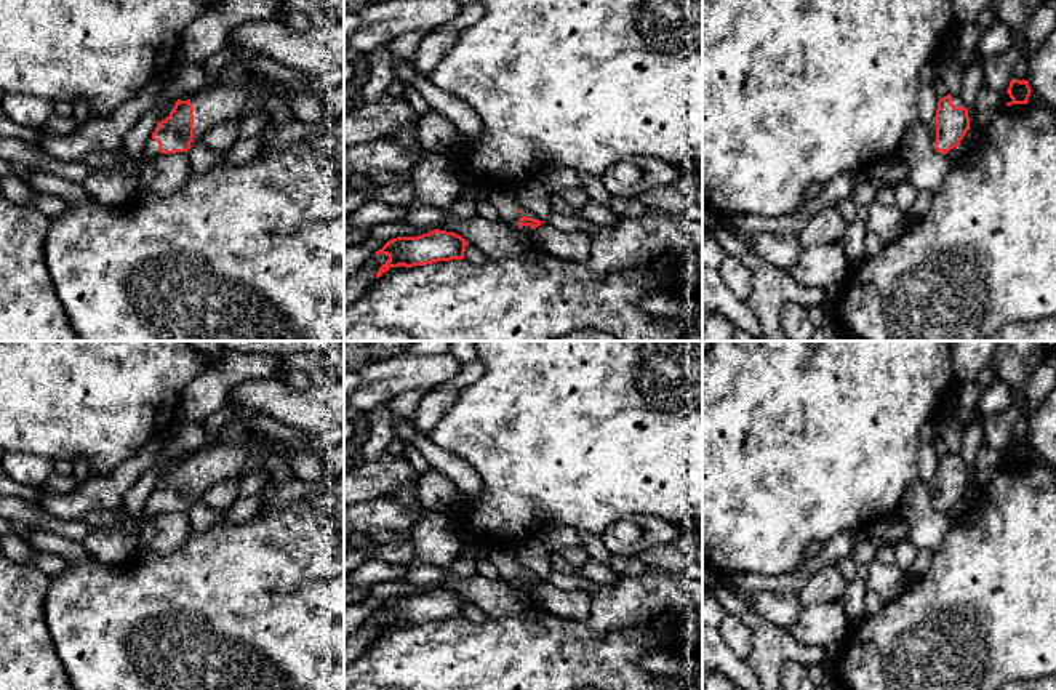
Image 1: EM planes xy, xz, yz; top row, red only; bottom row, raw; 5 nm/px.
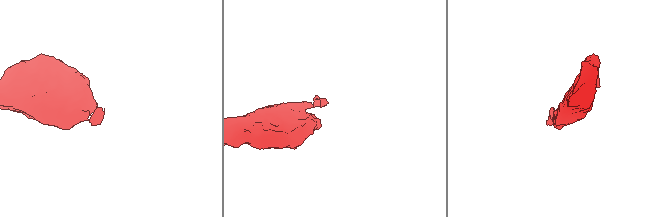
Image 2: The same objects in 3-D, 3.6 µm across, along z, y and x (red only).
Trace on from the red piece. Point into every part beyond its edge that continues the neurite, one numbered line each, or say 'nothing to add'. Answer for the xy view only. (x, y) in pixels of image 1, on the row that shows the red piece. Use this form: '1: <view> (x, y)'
1: xy (224, 103)

